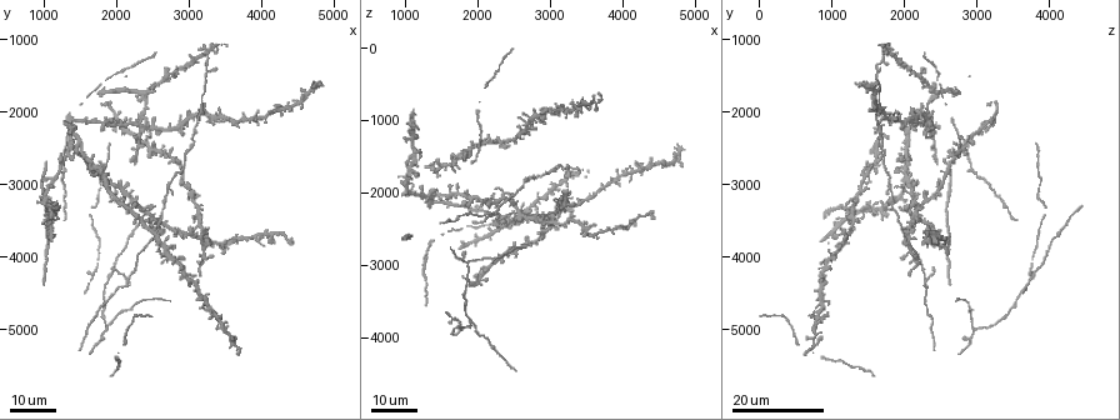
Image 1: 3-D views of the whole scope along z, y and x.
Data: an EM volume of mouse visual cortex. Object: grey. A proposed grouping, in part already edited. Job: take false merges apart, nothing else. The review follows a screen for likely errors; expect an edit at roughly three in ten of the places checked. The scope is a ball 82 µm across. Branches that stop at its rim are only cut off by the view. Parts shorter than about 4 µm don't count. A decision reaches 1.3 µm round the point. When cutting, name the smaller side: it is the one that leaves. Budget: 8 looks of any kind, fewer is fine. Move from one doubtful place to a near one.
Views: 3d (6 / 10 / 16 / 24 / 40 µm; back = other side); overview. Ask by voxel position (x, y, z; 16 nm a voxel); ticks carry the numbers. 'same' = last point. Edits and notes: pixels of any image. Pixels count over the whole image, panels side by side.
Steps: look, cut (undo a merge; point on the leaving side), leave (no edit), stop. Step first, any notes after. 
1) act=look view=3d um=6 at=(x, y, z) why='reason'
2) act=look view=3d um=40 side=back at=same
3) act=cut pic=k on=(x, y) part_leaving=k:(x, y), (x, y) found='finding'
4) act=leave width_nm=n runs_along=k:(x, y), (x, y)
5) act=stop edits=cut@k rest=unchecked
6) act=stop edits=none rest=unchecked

act=look view=3d um=16 at=(2950, 4250, 850) why='four or more arms meet'

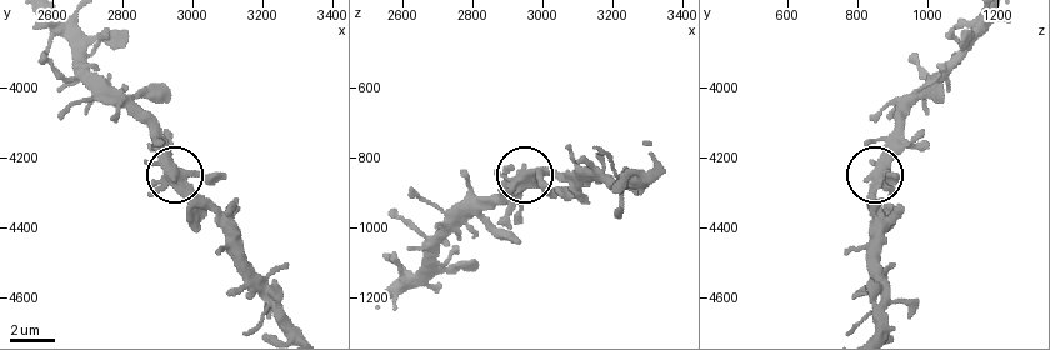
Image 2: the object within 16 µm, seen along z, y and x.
act=look view=3d um=10 at=(2940, 4280, 860)

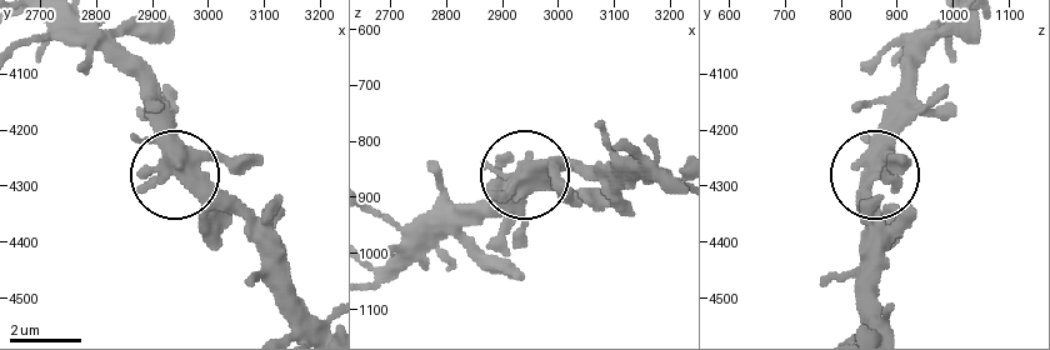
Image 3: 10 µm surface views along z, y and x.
act=leave arms=5 found='all the same neuron'

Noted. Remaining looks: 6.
act=look view=3d um=24 at=(2150, 4350, 2300) why='arms part here'

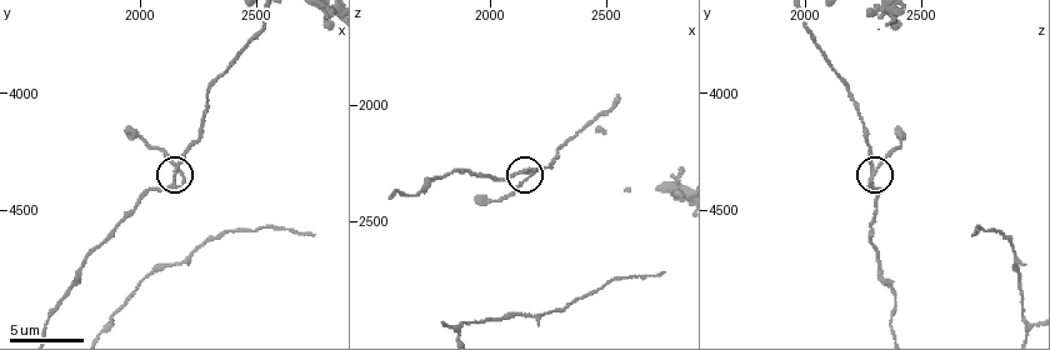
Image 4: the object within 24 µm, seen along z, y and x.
act=look view=3d um=6 at=(2170, 4320, 2310)

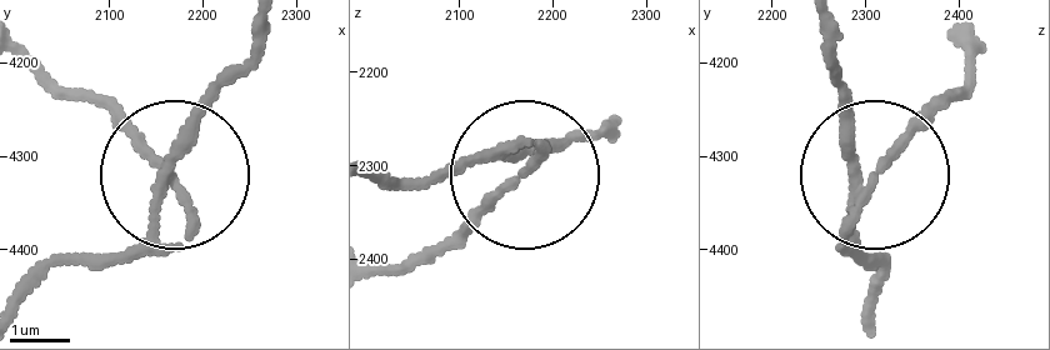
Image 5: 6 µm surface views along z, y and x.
act=leave width_nm=160 found='continuous, no second neuron'

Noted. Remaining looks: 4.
act=look view=3d um=10 at=(1860, 5000, 2960) why='side arm on a straight run'

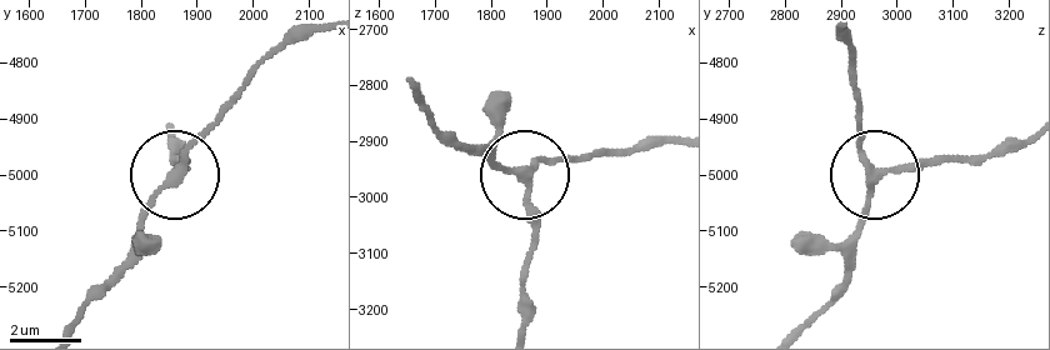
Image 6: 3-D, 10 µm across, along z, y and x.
act=leave side_arm_um=19 arms=3 found='continuous, no second neuron'

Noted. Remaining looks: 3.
act=look view=3d um=16 at=(2350, 1750, 2450)

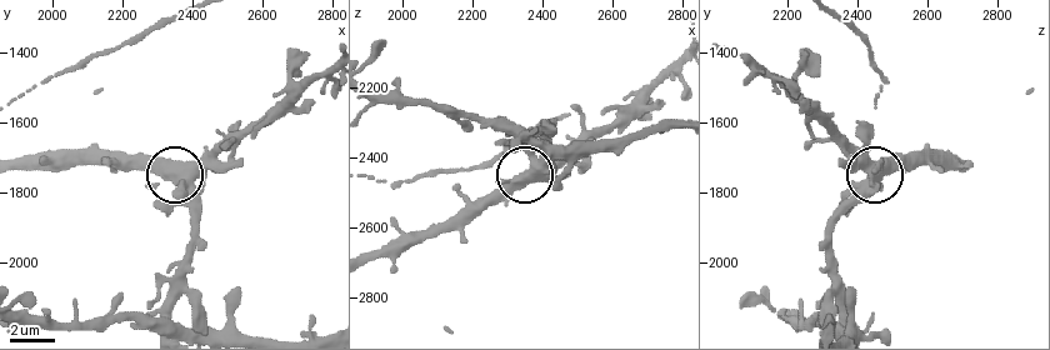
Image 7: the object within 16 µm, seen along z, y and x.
act=look view=3d um=6 at=same why='zoom in'

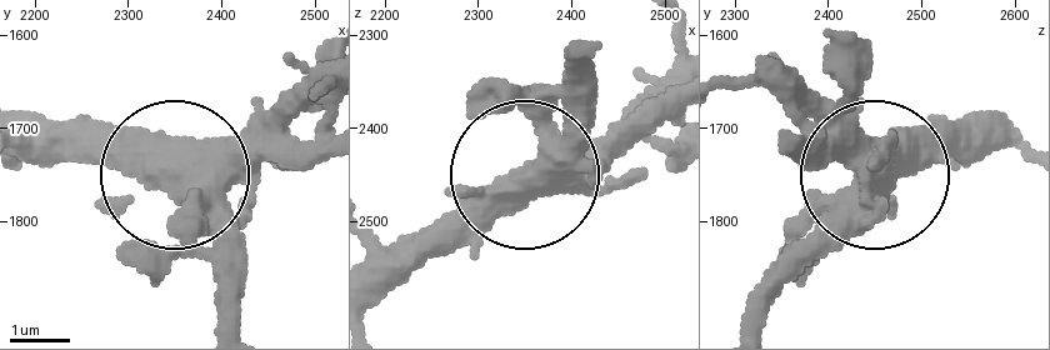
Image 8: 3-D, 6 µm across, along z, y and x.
act=leave found='all the same neuron'

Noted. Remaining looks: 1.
act=stop edits=none rest=unchecked

